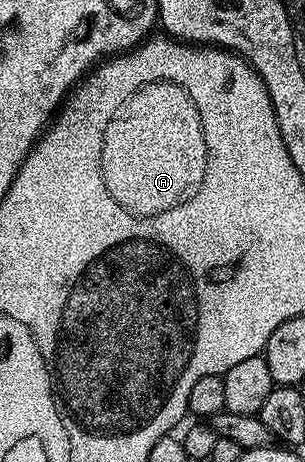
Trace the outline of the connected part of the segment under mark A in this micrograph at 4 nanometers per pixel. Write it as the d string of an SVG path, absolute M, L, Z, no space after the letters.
M161 81L141 87L116 111L104 131L101 169L113 199L135 216L157 216L194 197L206 172L206 140L201 116L189 92L178 84Z

